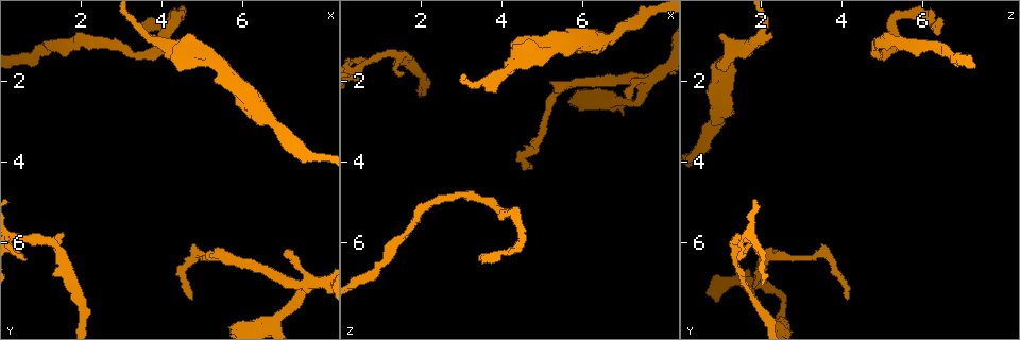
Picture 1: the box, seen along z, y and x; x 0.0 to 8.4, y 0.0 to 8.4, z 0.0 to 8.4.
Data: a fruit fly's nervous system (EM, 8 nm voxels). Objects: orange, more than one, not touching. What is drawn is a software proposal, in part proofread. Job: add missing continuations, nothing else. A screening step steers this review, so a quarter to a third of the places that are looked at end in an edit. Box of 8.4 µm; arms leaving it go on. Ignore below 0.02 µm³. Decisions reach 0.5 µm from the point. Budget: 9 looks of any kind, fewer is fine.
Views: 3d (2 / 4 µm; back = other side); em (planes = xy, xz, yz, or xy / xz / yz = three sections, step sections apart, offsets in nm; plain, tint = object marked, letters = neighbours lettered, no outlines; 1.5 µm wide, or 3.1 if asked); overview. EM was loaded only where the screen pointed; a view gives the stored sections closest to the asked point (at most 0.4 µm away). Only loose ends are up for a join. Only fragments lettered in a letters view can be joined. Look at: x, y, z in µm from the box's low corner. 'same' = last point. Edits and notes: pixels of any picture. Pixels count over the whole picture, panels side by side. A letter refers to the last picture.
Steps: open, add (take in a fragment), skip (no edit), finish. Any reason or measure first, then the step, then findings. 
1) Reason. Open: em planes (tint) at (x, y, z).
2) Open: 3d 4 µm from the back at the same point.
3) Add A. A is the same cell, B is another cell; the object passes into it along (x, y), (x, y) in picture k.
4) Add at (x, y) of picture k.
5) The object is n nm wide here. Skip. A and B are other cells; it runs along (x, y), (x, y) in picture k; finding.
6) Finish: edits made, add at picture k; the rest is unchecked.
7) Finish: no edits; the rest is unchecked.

Free end. Open: 3d 4 µm at (3.45, 0.65, 6.35).

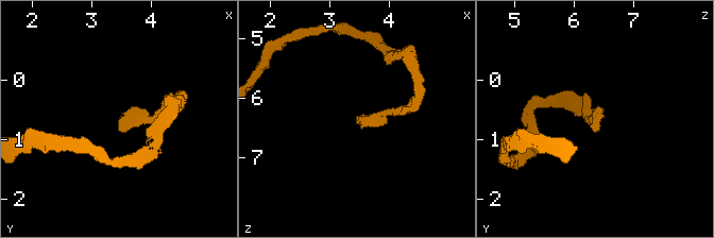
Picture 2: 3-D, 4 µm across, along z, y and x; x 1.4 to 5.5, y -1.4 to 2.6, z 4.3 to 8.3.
Need the tissue. Open: em planes (tint) at (3.40, 0.70, 6.40).

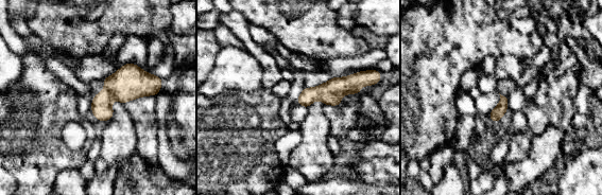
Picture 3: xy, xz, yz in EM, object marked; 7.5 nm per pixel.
Open: em planes (letters) at the same point.

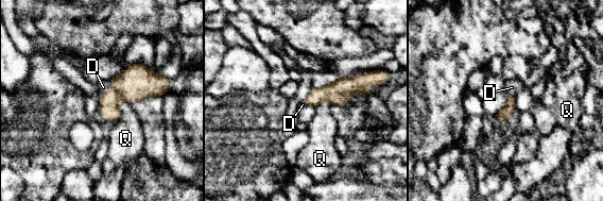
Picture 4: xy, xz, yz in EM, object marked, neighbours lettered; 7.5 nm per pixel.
Add D. D is the same cell, Q is another cell; the object passes into it along (137, 82), (112, 89), (103, 87) in picture 4; it goes on there.

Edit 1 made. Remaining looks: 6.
Free end. Open: em planes (letters) at (1.55, 5.75, 1.85).

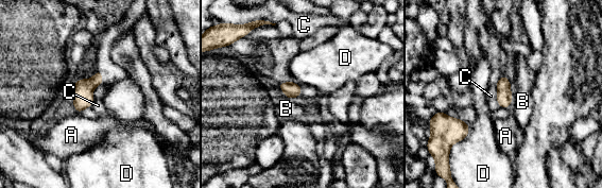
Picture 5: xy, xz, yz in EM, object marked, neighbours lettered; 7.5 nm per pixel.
Add C. C is the same cell, A, B and D are other cells; it goes on there.

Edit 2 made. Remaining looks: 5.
Redraw. Open: overview.

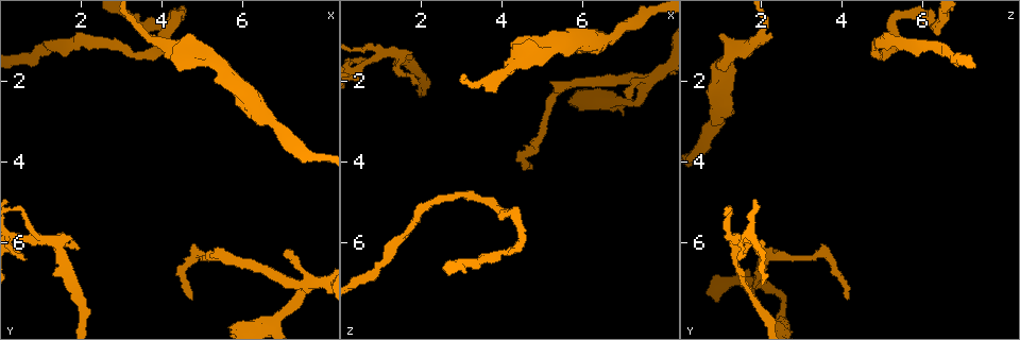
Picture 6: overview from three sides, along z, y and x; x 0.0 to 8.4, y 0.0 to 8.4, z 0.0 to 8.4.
Long arm stops here. Open: 3d 4 µm at (4.85, 7.35, 4.15).

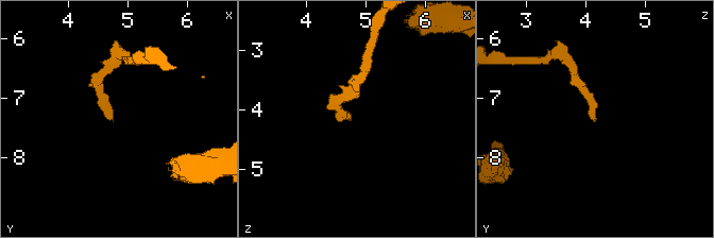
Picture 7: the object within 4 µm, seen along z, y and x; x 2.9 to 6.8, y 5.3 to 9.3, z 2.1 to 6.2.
Open: em planes (letters) at (4.75, 7.35, 4.20).

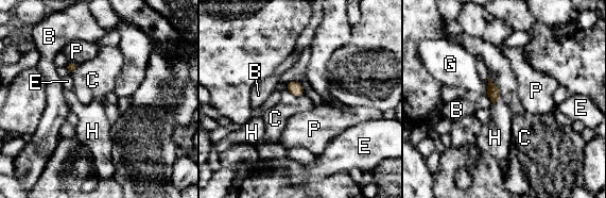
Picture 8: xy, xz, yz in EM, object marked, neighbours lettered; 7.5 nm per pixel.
Add H. H is the same cell, B, C, E, G and P are other cells; the neuron continues.

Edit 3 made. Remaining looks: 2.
Finish: edits made, add at picture 4, add at picture 5, add at picture 8; the rest is unchecked.

